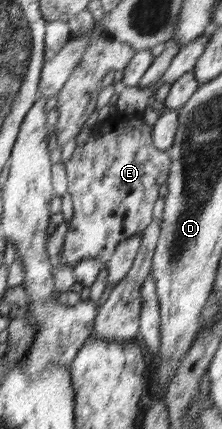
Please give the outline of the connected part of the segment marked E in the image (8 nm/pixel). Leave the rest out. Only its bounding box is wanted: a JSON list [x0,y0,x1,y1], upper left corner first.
[59,117,170,269]

